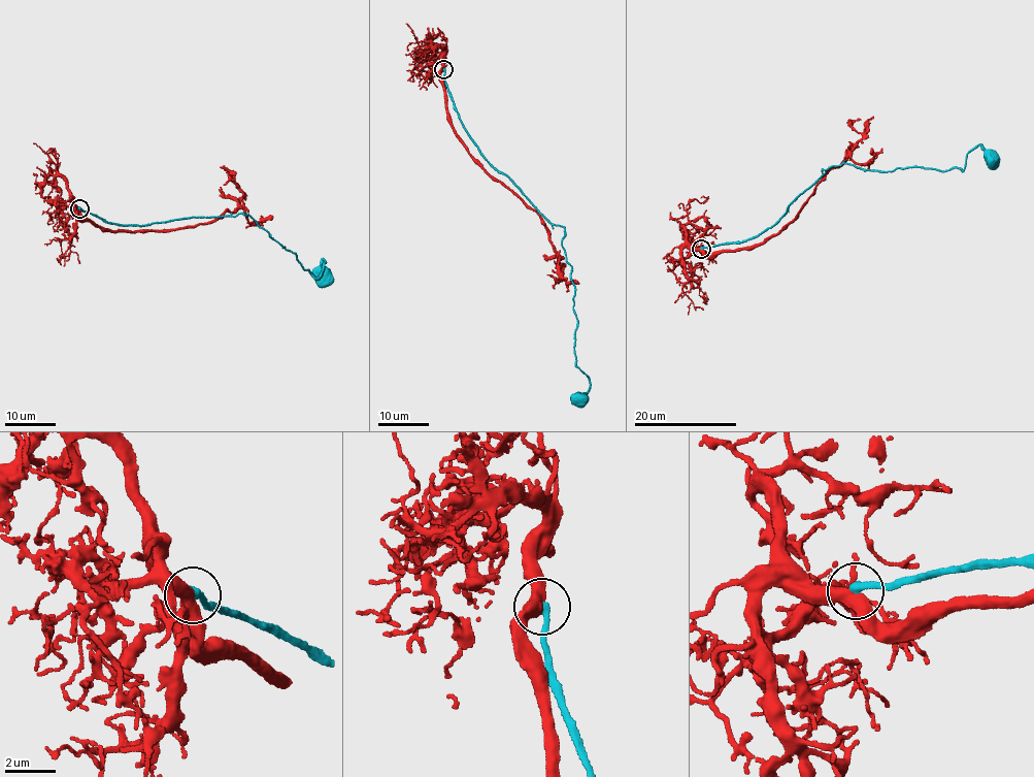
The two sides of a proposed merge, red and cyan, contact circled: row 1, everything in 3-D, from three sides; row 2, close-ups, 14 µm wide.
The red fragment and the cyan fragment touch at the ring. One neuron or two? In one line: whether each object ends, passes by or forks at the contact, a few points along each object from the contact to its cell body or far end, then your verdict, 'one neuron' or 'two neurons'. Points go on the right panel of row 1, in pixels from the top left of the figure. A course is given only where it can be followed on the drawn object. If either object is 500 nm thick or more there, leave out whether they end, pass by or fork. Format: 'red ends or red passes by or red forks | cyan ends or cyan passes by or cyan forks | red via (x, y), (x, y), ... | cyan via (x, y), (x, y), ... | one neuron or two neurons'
red passes by | cyan ends | red via (700, 248), (707, 255), (752, 249), (786, 229), (830, 169), (840, 165), (862, 137), (851, 121), (846, 123) | cyan via (702, 248), (746, 241), (776, 224), (822, 170), (846, 163), (963, 170), (978, 146), (991, 159) | one neuron

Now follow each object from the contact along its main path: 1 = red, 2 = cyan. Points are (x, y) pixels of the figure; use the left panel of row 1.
1: (79, 207), (84, 220), (114, 232), (206, 224), (233, 212), (243, 193), (231, 172), (220, 167)
2: (79, 208), (110, 224), (144, 225), (240, 214), (295, 254), (315, 278), (324, 260), (324, 277)

